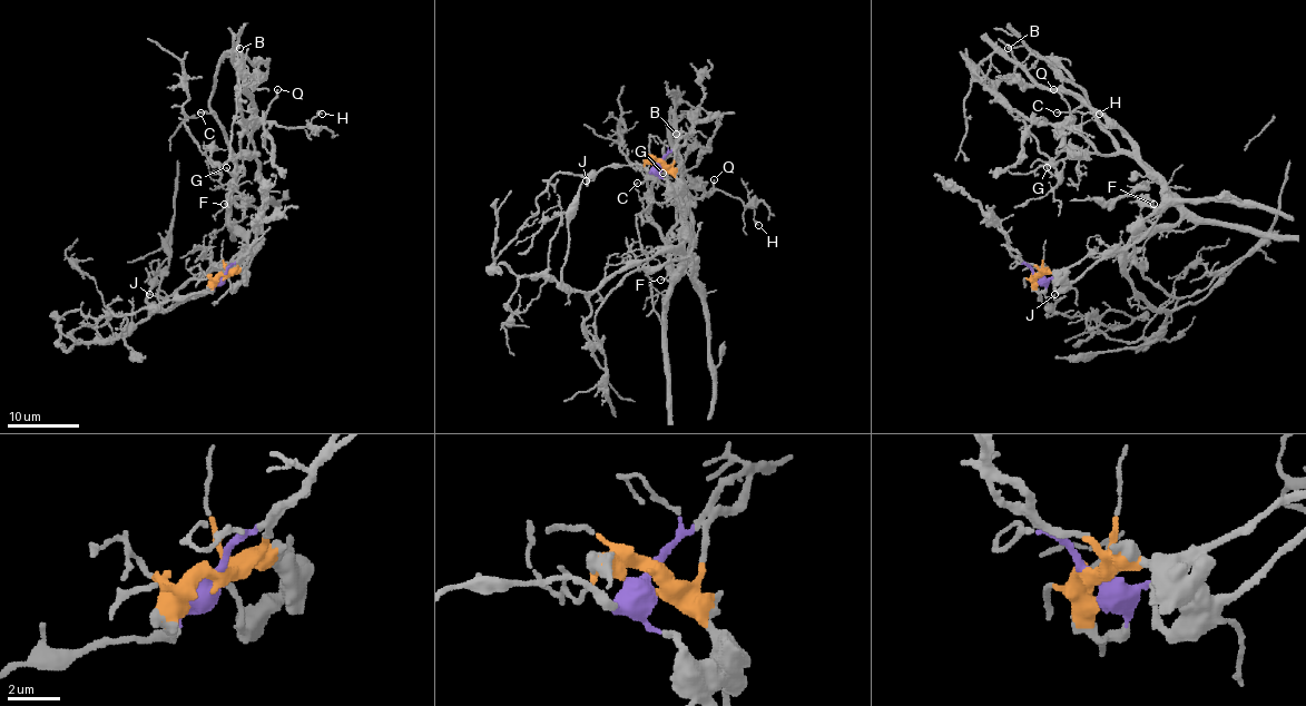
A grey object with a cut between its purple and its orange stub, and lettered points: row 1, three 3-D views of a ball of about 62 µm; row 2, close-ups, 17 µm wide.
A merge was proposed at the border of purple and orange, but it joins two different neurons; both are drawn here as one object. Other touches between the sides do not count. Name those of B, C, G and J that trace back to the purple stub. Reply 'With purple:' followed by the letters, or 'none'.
With purple: J

